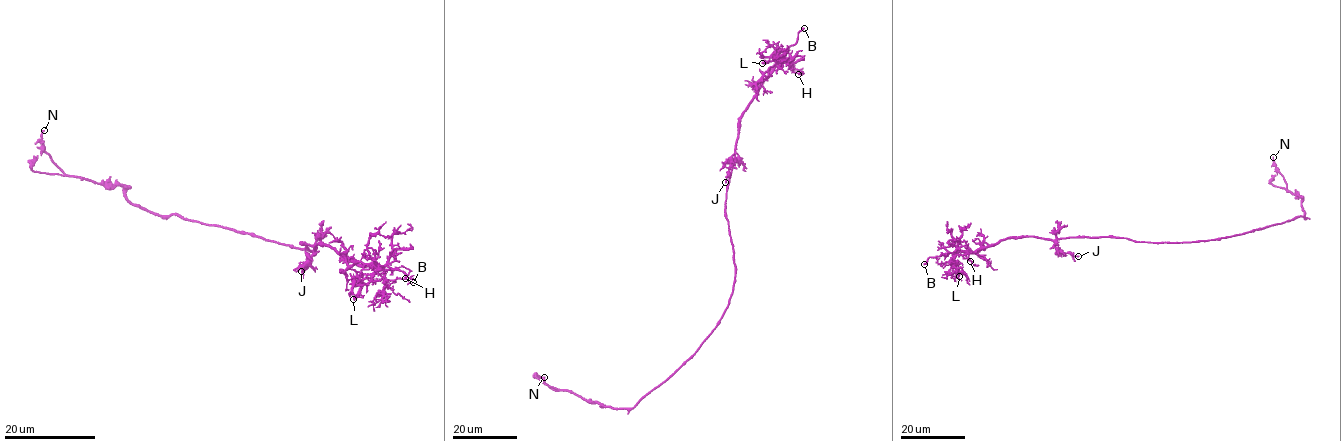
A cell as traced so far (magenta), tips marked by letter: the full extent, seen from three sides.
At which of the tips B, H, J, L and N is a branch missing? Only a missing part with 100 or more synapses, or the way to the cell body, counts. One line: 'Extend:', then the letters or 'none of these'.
Extend: B

